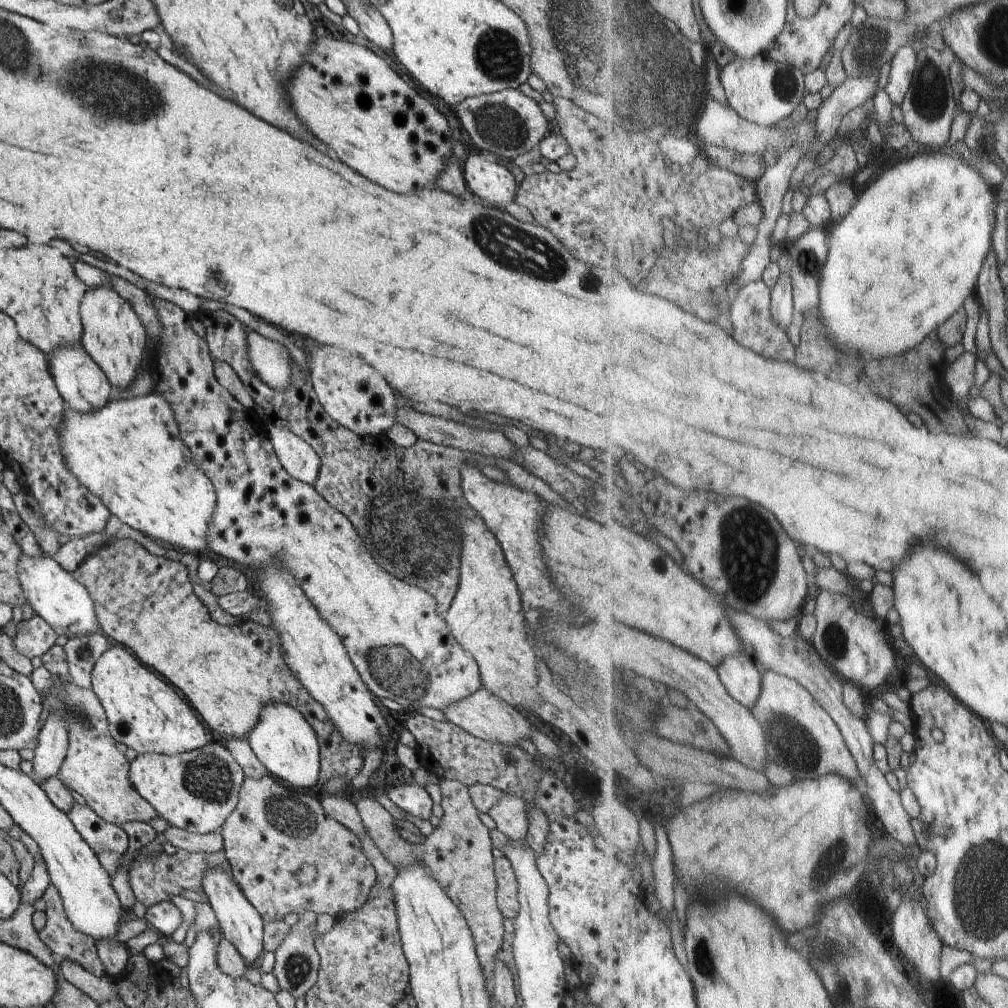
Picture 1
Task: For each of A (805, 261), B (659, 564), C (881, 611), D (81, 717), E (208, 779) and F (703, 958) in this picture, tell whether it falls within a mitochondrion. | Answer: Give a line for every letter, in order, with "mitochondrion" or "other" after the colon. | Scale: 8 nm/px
A: mitochondrion
B: other
C: other
D: mitochondrion
E: mitochondrion
F: mitochondrion

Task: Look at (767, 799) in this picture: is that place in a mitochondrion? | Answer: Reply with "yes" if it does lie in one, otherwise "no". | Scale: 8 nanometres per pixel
no

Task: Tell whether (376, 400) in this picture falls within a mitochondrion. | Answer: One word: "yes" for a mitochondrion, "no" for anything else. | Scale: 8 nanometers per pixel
no

